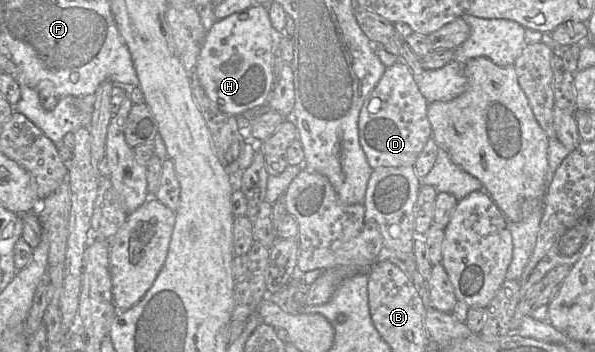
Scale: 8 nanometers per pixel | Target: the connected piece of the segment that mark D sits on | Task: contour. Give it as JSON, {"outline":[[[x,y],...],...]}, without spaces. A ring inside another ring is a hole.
{"outline":[[[402,61],[386,68],[359,114],[359,140],[371,168],[414,166],[432,138],[427,116],[428,102],[420,92],[410,68]]]}

